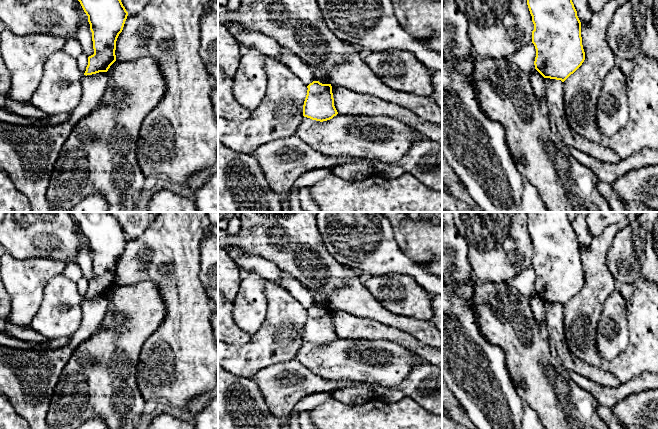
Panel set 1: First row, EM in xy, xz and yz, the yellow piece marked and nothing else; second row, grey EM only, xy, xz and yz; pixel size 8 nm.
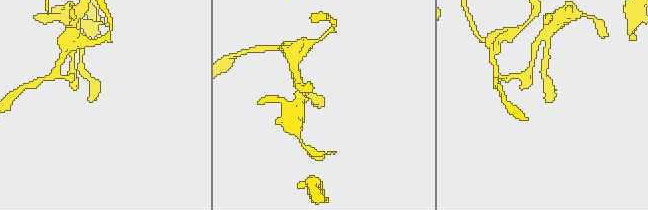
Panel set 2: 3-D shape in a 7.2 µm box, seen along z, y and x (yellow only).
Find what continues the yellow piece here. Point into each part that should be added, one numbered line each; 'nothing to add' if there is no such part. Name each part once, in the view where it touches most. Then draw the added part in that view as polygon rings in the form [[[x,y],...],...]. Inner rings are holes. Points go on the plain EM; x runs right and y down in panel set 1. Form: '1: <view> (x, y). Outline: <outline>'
nothing to add

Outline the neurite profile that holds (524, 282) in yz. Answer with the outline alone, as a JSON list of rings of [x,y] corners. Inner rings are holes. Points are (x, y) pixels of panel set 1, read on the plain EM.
[[[532,266],[526,268],[518,275],[513,277],[509,284],[516,288],[520,293],[524,296],[530,298],[532,295],[535,294],[535,285],[536,281],[536,273]]]

